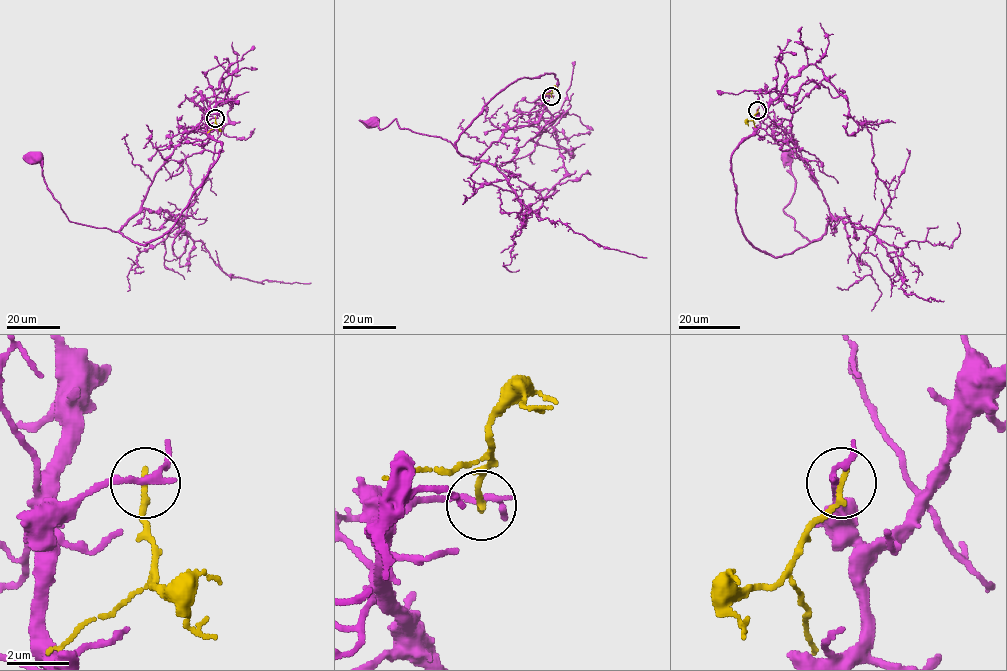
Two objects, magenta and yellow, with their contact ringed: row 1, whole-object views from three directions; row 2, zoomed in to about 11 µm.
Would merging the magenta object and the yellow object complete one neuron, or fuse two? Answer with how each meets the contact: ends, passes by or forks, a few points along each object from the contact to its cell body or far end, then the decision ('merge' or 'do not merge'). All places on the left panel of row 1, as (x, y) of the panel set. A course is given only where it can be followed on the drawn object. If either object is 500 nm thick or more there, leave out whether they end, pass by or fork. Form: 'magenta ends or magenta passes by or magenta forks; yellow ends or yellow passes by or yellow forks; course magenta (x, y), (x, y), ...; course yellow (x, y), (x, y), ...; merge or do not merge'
magenta passes by; yellow ends; course magenta (215, 118), (195, 126), (182, 140), (157, 172), (141, 209), (117, 231), (71, 221), (47, 185), (36, 158); course yellow (215, 118), (216, 126), (207, 132); do not merge

